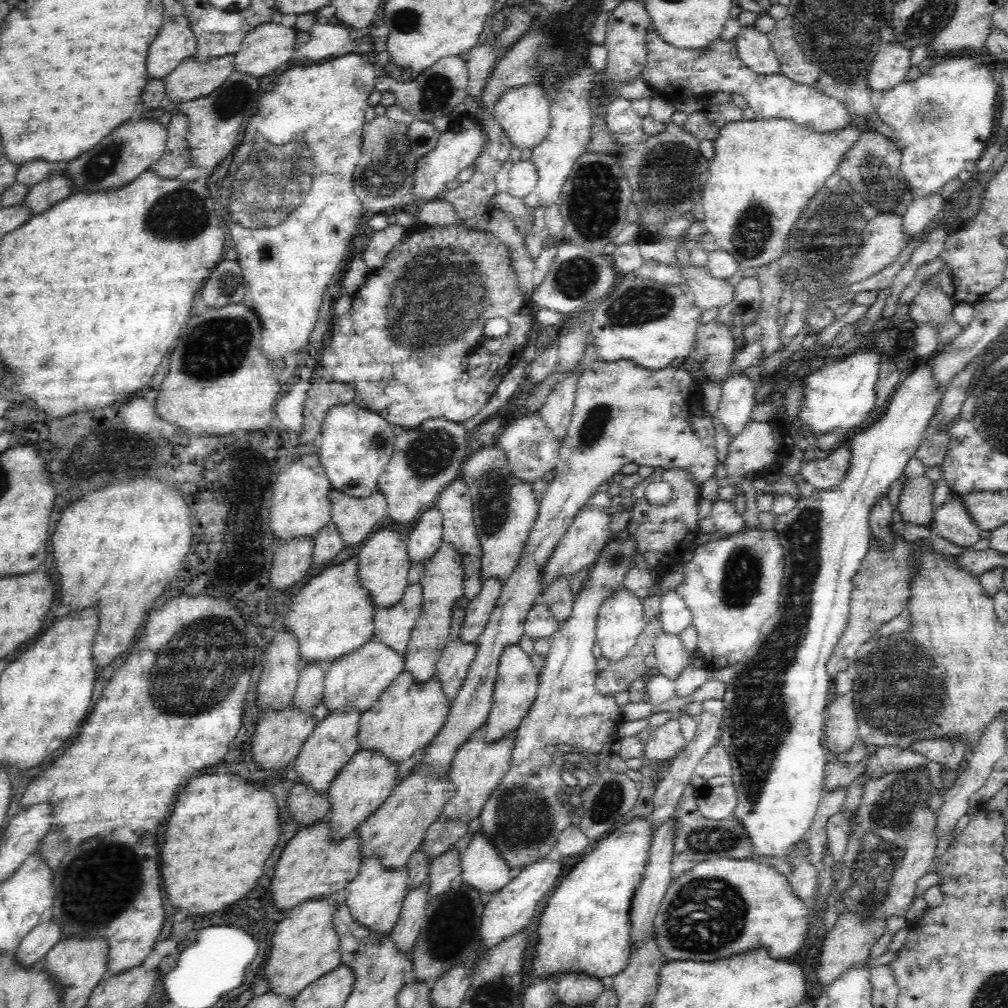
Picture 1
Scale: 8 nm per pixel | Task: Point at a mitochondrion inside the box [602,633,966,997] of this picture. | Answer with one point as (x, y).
(883, 693)

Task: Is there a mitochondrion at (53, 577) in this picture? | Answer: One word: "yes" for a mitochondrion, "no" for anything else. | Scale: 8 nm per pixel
no

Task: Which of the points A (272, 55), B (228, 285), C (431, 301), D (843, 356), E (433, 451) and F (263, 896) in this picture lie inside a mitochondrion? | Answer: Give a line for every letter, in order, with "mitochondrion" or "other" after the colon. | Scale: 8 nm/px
A: other
B: mitochondrion
C: mitochondrion
D: other
E: mitochondrion
F: other

